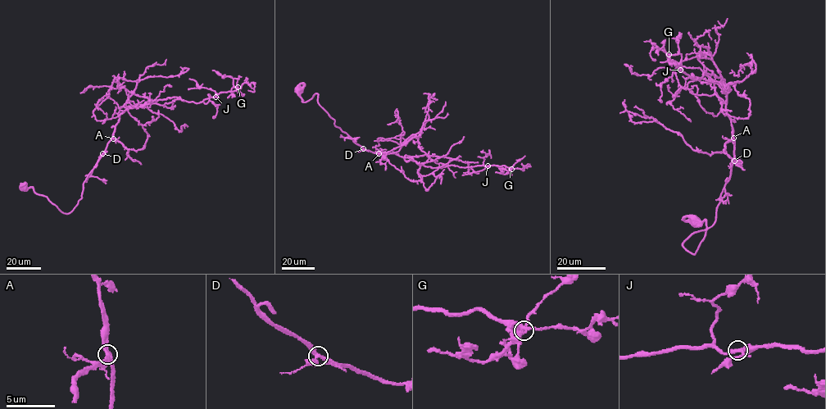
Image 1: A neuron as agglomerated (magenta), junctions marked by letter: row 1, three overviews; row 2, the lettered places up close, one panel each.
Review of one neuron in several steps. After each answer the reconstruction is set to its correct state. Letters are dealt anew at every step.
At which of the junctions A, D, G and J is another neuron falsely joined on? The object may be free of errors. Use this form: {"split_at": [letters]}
{"split_at": []}

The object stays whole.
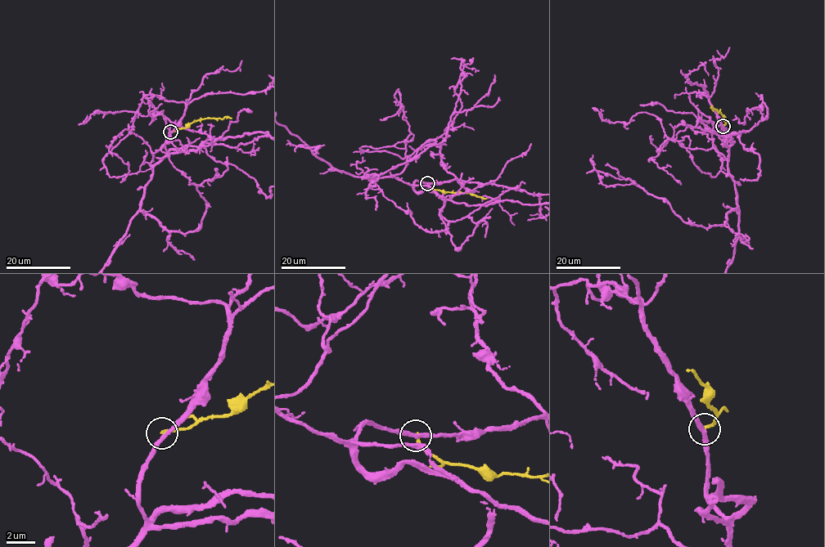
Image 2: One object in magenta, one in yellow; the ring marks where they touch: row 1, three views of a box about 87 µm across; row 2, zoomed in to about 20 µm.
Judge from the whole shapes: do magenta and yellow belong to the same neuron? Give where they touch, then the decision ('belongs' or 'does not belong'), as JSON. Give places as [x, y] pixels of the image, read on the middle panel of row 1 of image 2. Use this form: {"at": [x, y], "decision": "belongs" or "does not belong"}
{"at": [427, 183], "decision": "does not belong"}

